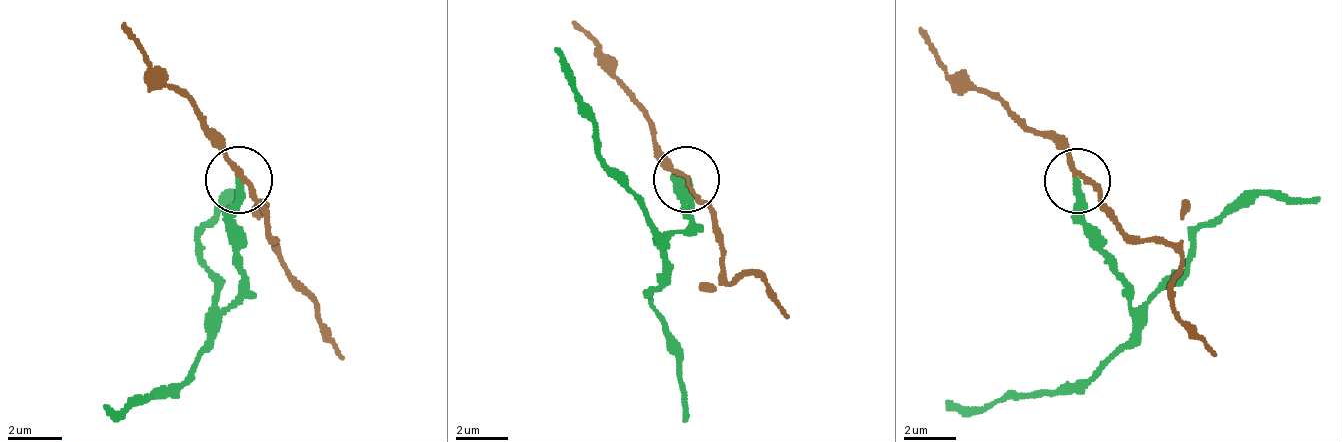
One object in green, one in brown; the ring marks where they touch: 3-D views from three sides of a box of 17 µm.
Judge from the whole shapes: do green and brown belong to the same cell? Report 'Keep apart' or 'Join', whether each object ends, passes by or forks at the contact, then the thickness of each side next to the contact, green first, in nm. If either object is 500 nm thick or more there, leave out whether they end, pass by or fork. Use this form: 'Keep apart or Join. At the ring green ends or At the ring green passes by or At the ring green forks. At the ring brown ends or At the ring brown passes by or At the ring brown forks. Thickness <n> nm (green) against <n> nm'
Keep apart. At the ring green ends. At the ring brown passes by. Thickness 280 nm (green) against 180 nm

